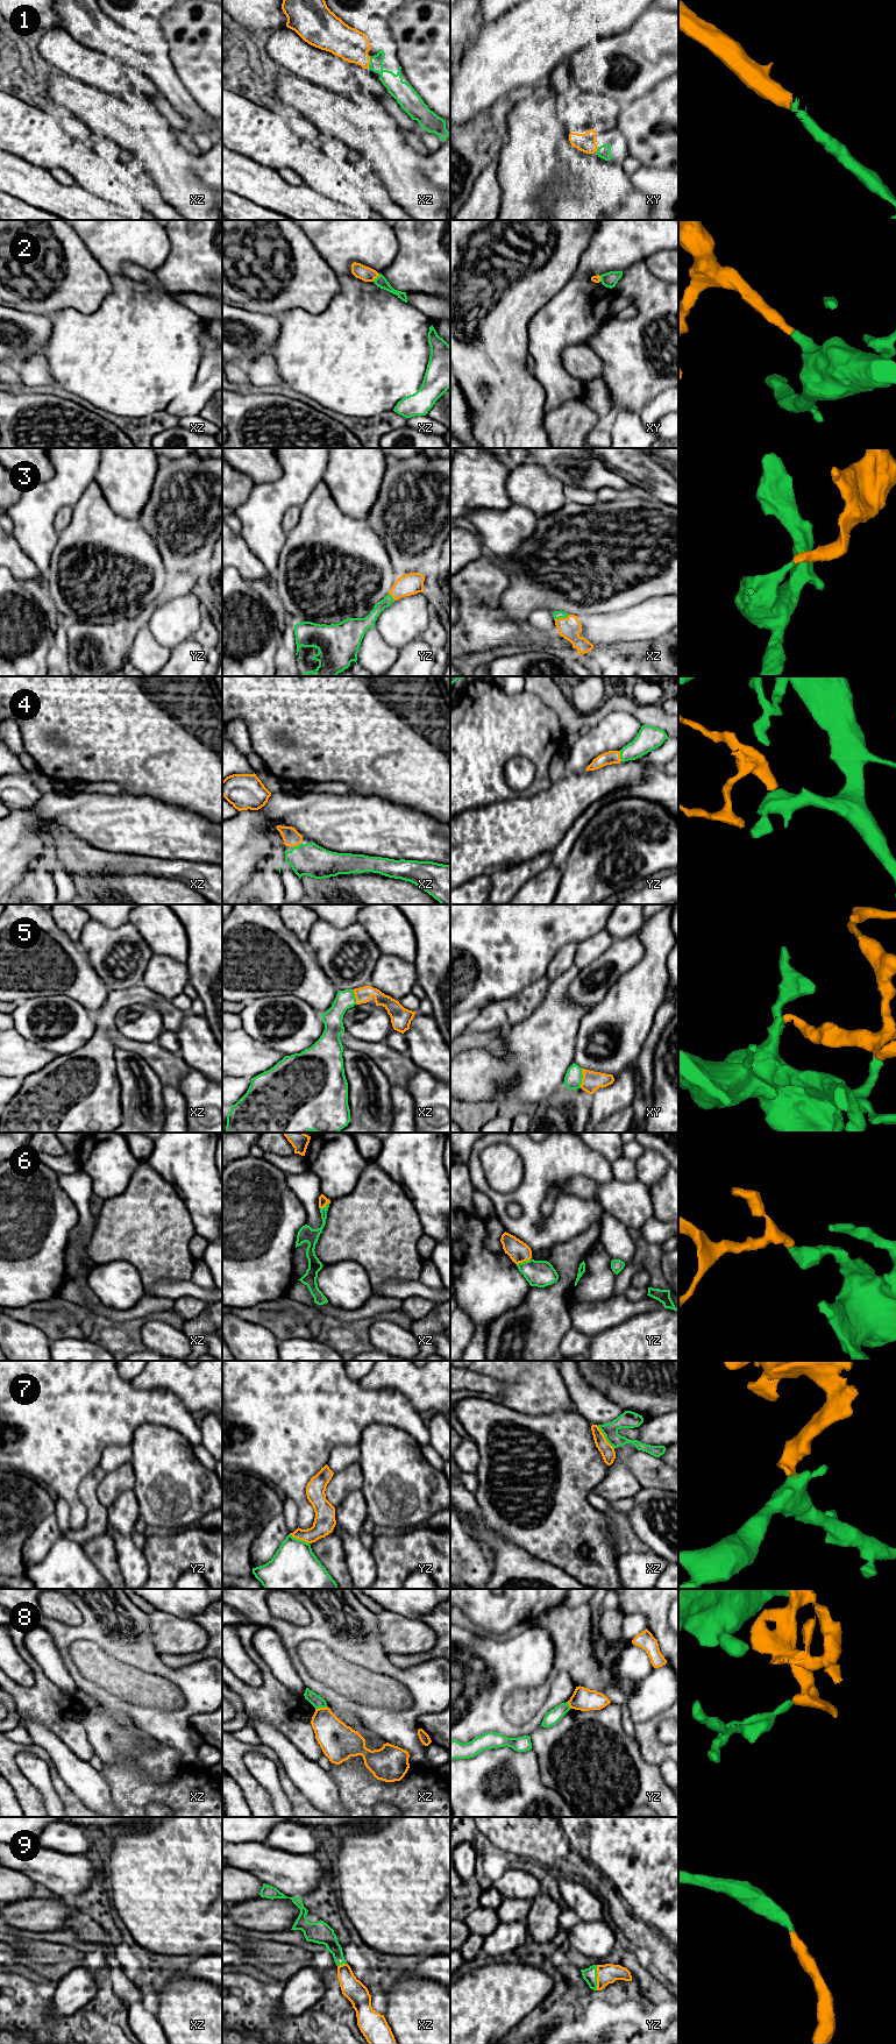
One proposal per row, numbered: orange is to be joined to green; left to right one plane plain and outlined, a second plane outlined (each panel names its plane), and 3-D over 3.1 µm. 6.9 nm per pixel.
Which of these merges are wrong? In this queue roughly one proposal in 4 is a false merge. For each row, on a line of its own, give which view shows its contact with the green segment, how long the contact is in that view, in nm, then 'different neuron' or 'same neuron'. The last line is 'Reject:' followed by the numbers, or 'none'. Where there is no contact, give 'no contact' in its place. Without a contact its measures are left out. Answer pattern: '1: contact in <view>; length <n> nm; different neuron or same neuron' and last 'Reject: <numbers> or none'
1: contact in xz; length 40 nm; same neuron
2: contact in xz; length 80 nm; same neuron
3: contact in xz; length 120 nm; same neuron
4: contact in yz; length 70 nm; same neuron
5: contact in xy; length 140 nm; same neuron
6: contact in yz; length 100 nm; same neuron
7: contact in xz; length 200 nm; different neuron
8: contact in xz; length 80 nm; different neuron
9: contact in yz; length 180 nm; same neuron
Reject: 7, 8

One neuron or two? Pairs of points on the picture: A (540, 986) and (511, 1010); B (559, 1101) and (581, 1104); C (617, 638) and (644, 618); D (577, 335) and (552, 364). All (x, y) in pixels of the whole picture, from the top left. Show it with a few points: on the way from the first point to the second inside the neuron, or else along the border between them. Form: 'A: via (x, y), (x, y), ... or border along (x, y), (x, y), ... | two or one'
A: via (533, 993), (518, 1008) | one
B: via (564, 1104), (575, 1104) | one
C: via (624, 631), (637, 625) | one
D: via (568, 336), (552, 355) | one

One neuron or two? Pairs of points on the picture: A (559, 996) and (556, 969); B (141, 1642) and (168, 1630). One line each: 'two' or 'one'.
A: two
B: two

